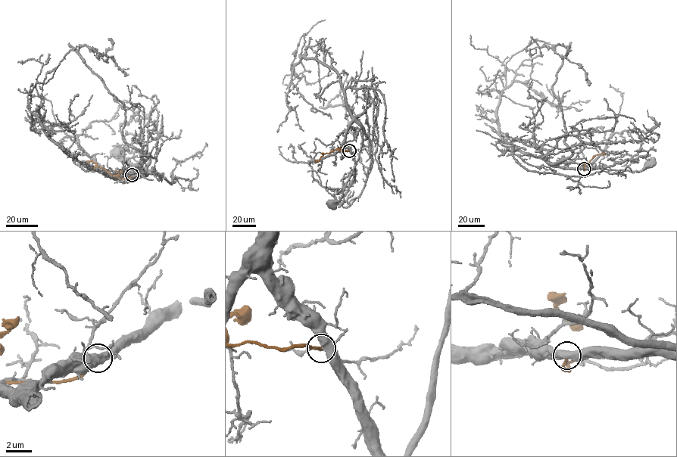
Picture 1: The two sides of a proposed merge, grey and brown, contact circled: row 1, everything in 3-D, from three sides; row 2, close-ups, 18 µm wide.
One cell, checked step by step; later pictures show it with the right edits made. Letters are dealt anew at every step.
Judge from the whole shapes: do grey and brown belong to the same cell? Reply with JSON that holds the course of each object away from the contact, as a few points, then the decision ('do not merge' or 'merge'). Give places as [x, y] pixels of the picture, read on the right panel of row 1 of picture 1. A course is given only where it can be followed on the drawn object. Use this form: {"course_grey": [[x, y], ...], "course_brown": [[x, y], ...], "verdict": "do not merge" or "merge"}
{"course_grey": [[584, 169], [601, 167], [640, 171], [647, 163], [649, 163]], "course_brown": [[584, 169], [595, 155], [603, 153]], "verdict": "do not merge"}

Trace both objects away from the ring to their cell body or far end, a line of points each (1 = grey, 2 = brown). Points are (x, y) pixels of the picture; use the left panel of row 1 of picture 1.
1: (132, 175), (141, 166), (132, 165), (117, 154)
2: (132, 175), (120, 178), (91, 160), (86, 162)

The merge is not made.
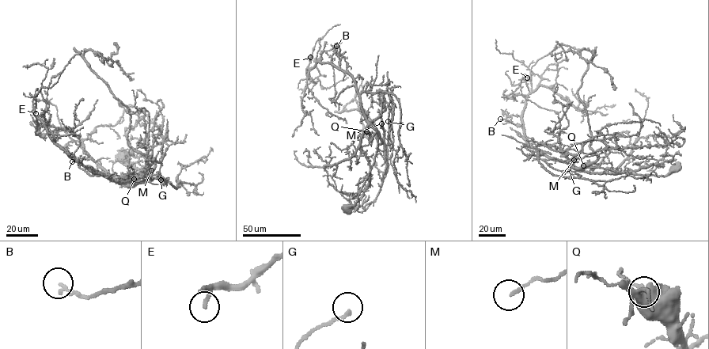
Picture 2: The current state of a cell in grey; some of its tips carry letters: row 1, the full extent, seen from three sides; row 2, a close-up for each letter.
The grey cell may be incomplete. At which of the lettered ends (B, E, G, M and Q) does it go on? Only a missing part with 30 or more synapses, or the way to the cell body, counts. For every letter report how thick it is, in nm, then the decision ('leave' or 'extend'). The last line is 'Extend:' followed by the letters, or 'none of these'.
B: calibre 170 nm; leave
E: calibre 190 nm; leave
G: calibre 180 nm; leave
M: calibre 150 nm; leave
Q: calibre 150 nm; leave
Extend: none of these

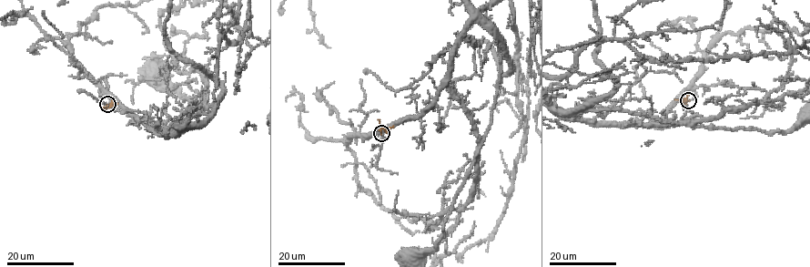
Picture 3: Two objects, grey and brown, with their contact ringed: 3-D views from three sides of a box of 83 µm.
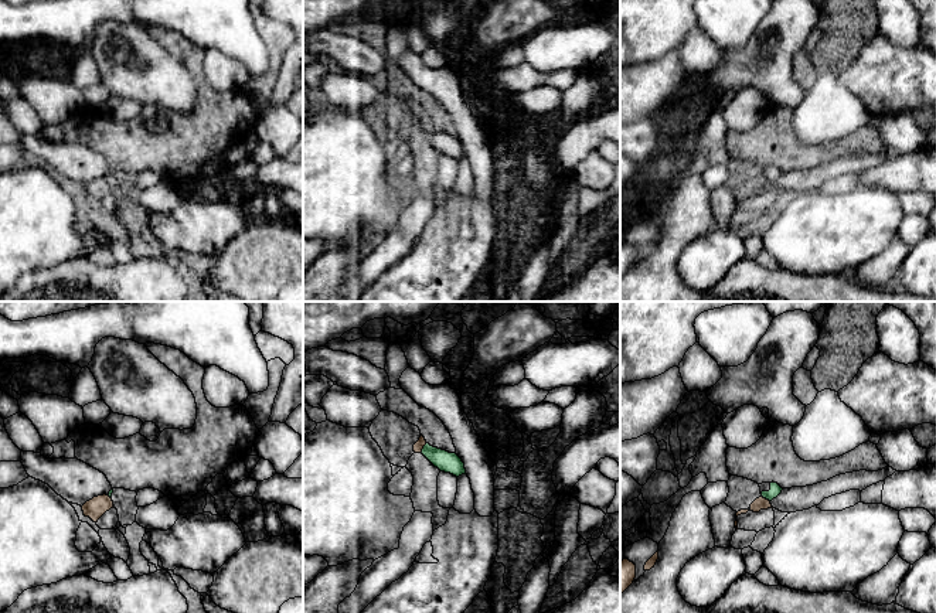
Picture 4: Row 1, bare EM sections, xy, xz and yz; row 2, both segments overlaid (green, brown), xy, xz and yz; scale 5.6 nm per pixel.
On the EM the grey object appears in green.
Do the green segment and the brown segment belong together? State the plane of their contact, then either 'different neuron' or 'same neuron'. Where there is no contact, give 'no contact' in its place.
meets green in xz; same neuron

